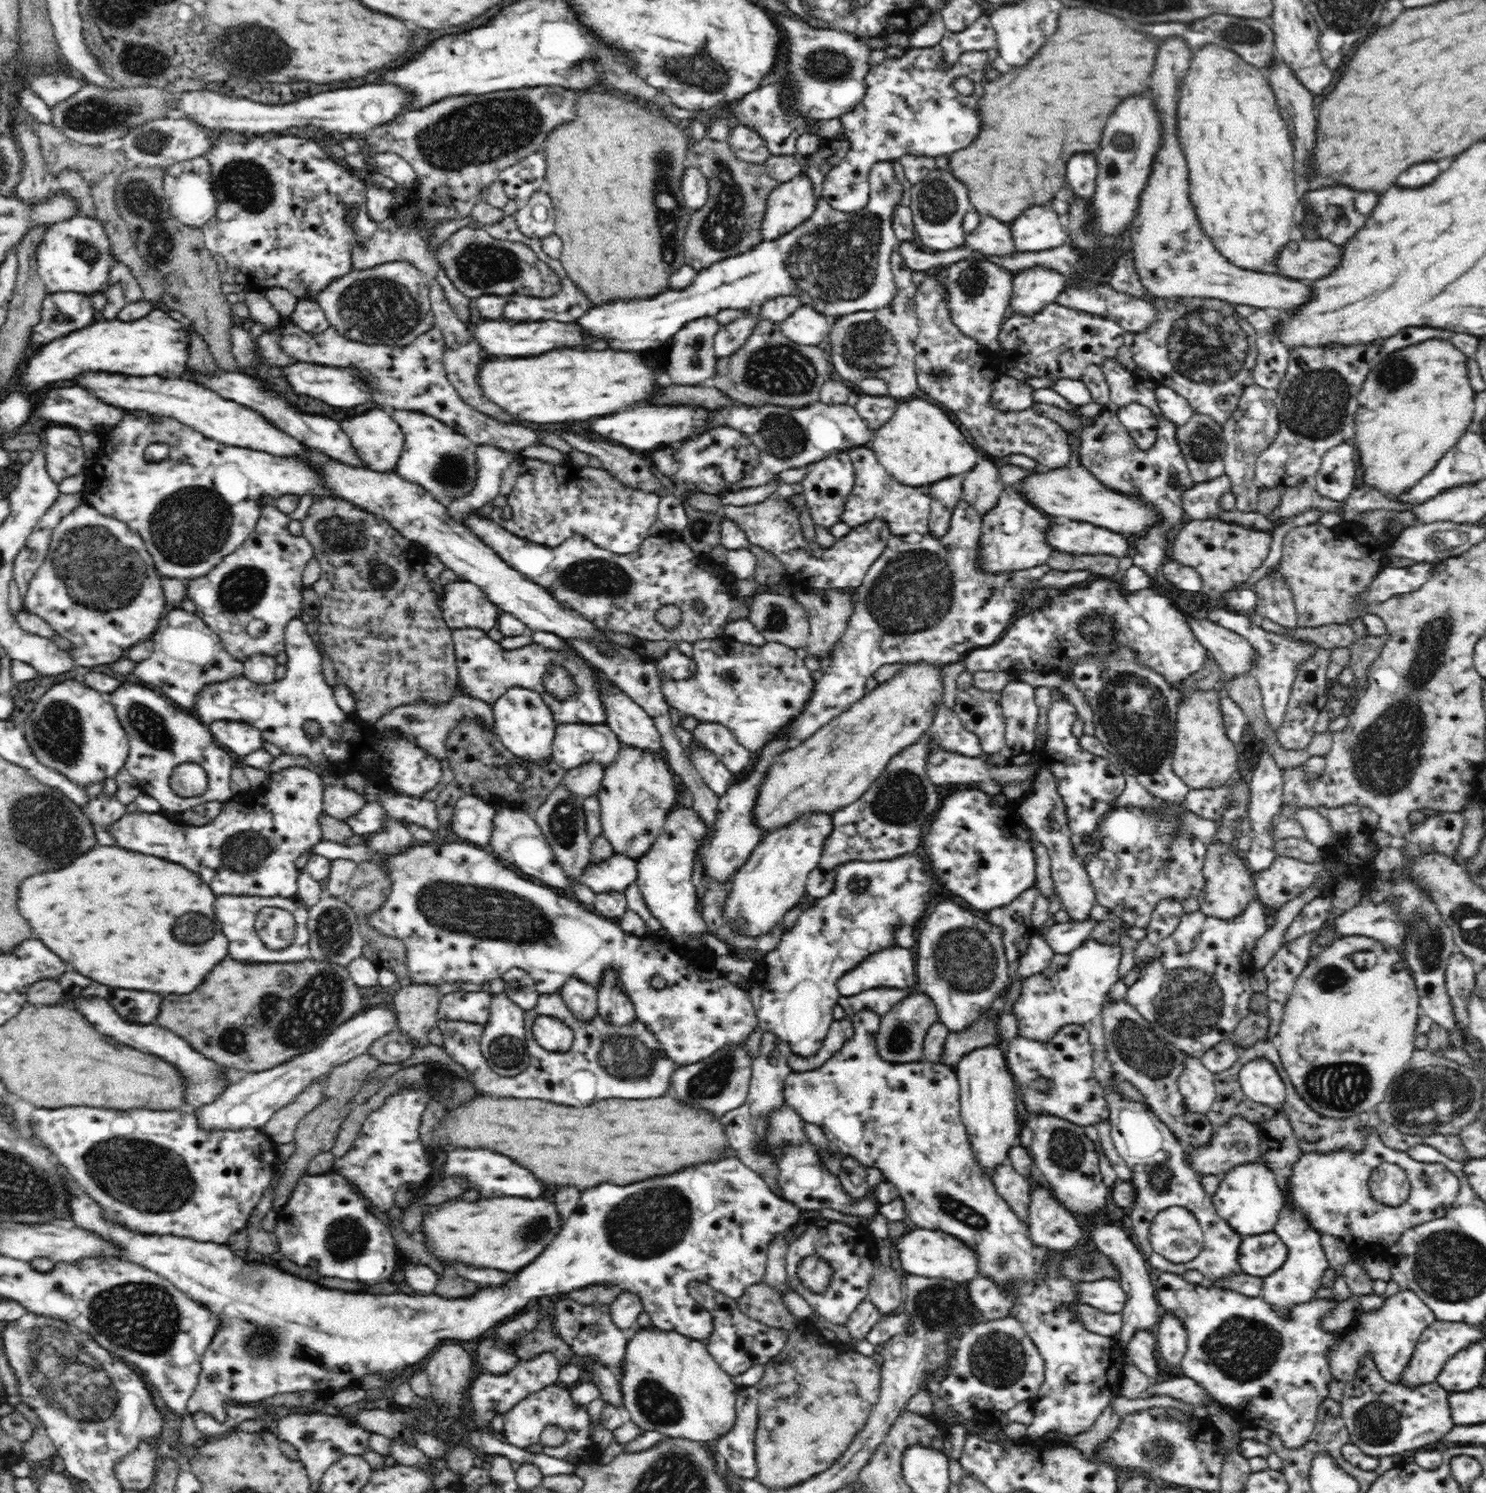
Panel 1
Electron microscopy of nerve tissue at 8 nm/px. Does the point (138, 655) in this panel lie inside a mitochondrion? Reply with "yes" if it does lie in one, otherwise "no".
no

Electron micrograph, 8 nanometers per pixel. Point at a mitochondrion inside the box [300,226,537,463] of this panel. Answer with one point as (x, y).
(374, 306)

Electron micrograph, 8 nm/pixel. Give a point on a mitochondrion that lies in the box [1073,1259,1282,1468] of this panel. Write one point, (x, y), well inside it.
(1160, 1450)

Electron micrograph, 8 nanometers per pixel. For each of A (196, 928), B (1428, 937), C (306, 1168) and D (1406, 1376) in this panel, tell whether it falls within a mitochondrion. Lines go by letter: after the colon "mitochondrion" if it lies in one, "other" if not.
A: mitochondrion
B: mitochondrion
C: other
D: other

